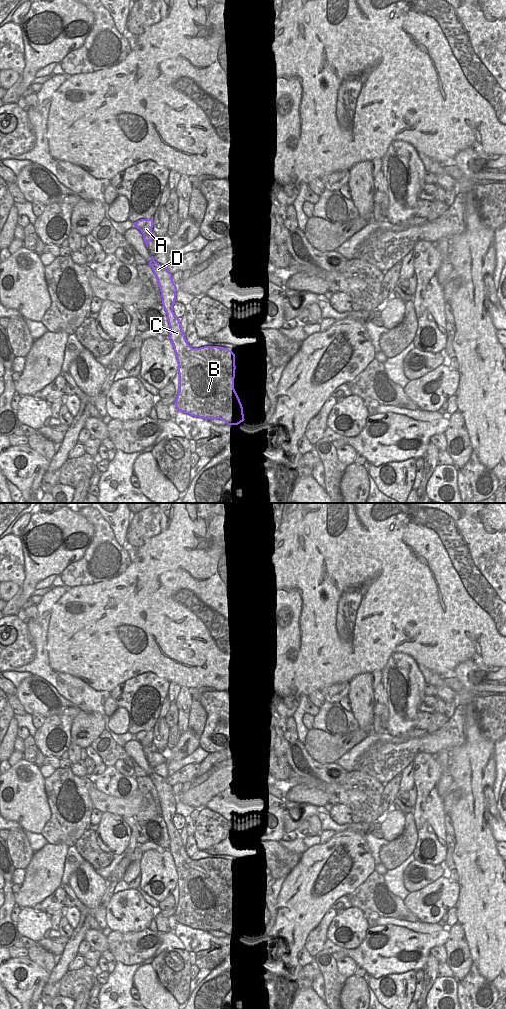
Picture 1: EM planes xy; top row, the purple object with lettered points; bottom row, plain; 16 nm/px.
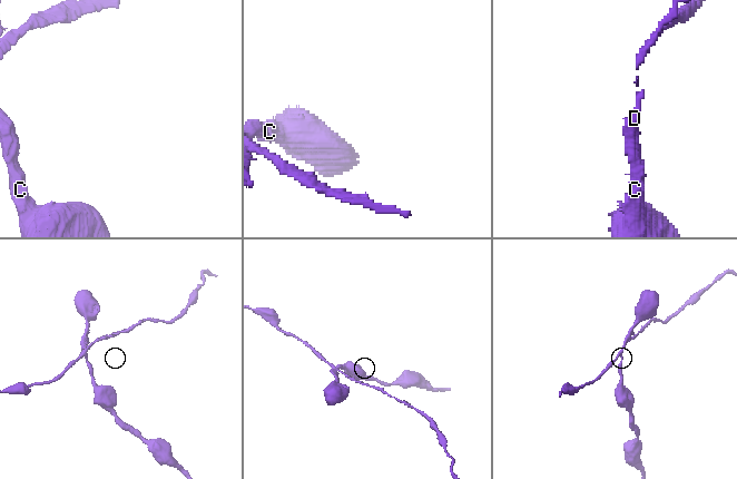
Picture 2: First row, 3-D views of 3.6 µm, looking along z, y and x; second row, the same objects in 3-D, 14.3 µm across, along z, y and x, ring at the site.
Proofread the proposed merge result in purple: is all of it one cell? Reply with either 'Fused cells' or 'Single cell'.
Fused cells.

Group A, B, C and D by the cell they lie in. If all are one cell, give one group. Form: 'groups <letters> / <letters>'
groups A / B C D

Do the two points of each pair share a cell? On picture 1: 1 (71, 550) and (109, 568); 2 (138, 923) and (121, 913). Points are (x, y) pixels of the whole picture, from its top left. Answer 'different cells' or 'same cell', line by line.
1: different cells
2: same cell

